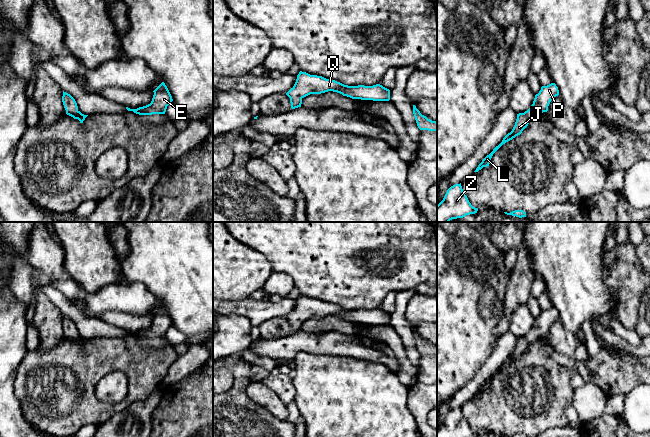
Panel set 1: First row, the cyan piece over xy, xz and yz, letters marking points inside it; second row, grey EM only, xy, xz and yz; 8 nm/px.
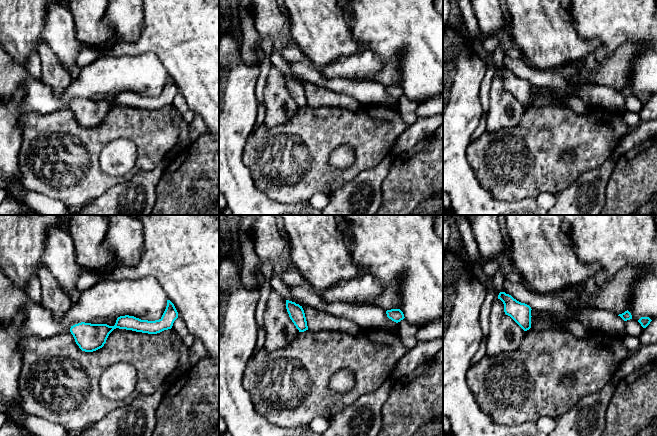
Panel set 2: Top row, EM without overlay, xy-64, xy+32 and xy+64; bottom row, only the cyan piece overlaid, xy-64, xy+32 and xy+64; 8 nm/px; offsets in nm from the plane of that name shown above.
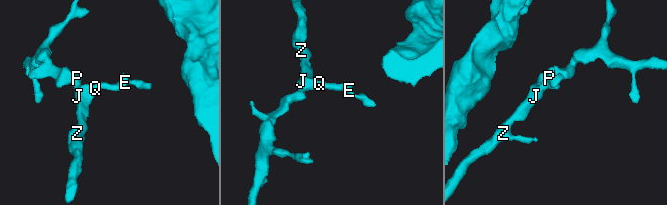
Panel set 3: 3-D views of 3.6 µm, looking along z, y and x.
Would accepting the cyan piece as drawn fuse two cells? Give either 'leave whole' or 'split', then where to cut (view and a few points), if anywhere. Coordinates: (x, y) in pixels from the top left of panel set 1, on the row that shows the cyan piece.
leave whole | no cut

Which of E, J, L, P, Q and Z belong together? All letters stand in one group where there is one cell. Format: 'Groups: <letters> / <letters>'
Groups: E J L P Q Z

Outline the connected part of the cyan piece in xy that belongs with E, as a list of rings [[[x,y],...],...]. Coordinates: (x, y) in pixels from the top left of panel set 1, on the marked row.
[[[162,82],[153,92],[154,95],[150,104],[137,109],[128,107],[126,109],[139,115],[165,114],[167,106],[173,101],[167,86]]]

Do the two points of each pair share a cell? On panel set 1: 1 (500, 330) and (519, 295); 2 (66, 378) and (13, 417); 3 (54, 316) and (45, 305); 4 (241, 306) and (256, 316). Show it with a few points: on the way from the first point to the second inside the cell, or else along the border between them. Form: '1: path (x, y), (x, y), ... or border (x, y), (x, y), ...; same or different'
1: path (505, 321), (510, 304); same
2: border (13, 389), (23, 417), (35, 426); different
3: path (51, 313), (46, 308); same
4: path (245, 307), (252, 312); same

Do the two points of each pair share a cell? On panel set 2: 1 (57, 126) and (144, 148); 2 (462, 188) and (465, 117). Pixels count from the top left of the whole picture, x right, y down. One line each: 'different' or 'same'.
1: same
2: same

